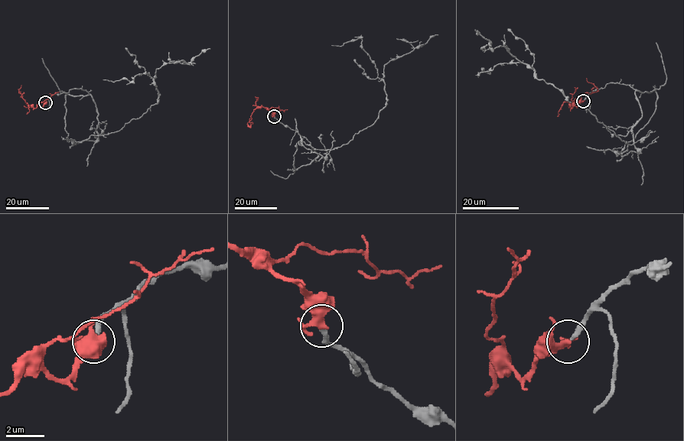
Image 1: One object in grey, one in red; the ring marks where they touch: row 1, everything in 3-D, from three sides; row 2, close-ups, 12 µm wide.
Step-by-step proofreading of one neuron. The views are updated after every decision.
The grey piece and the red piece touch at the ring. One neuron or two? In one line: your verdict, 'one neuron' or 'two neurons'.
one neuron

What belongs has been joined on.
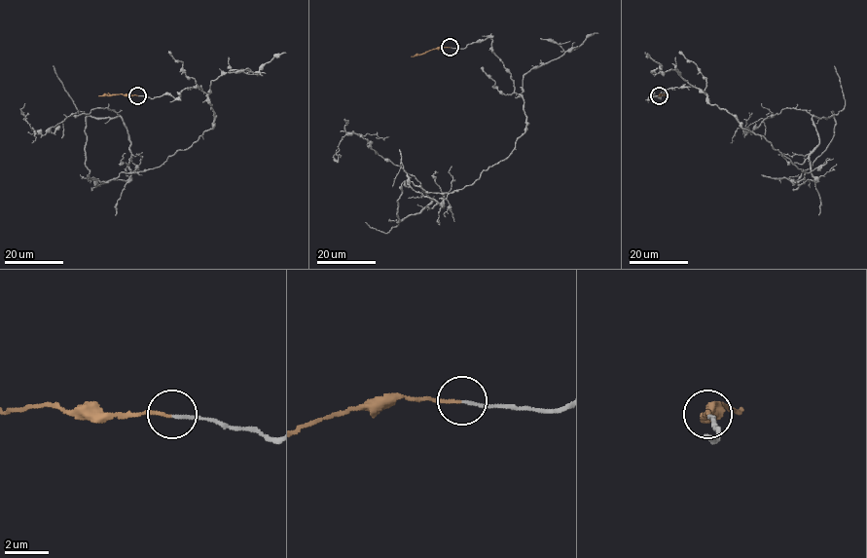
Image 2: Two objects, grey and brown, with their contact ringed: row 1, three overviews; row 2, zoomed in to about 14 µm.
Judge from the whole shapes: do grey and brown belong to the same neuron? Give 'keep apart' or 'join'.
join

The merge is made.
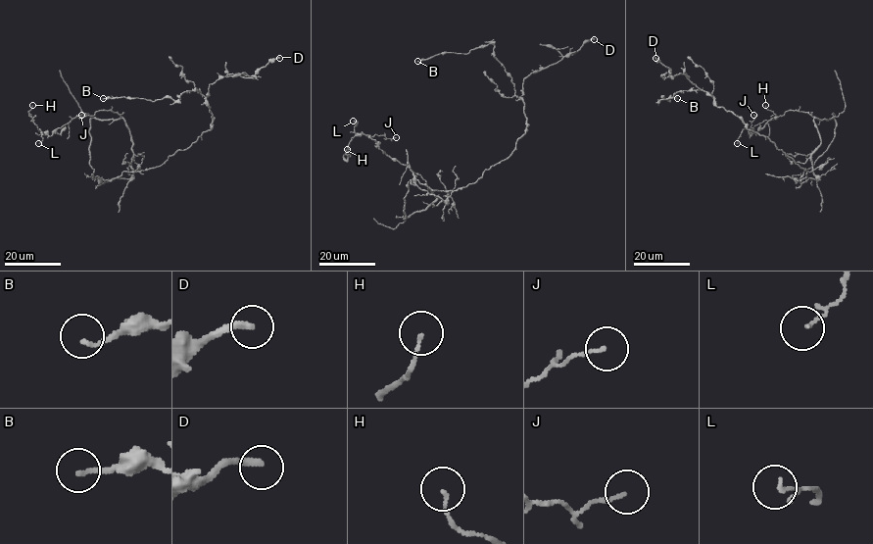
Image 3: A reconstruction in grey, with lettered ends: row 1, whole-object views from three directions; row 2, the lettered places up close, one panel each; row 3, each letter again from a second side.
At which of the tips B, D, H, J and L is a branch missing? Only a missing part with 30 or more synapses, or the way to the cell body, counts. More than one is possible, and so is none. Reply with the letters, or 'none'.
D

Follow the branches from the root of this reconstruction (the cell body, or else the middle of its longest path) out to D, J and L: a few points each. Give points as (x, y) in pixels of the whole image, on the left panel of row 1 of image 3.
D: (166, 161), (210, 129), (213, 114), (207, 101), (210, 84), (231, 74), (253, 75), (279, 58)
J: (166, 161), (135, 172), (128, 127), (110, 110), (76, 117), (56, 131), (81, 115)
L: (166, 161), (135, 172), (128, 127), (110, 110), (72, 118), (60, 133), (48, 135), (39, 128), (38, 143)

